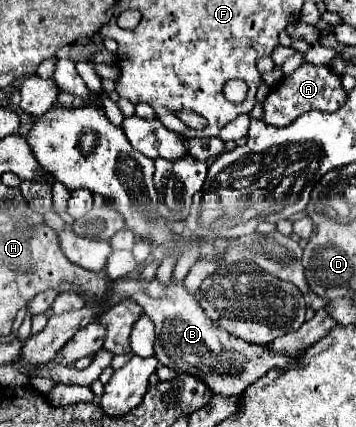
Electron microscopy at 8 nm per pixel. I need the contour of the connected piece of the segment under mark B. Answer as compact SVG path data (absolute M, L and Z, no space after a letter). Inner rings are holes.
M117 280L107 304L119 302L121 298L133 298L145 314L155 322L155 356L161 364L173 368L175 372L189 372L201 378L215 394L231 398L241 394L249 384L259 380L271 368L285 368L293 362L293 356L281 354L281 358L269 358L265 354L267 346L249 346L231 334L225 334L199 306L197 298L191 296L185 286L169 286L139 280Z

